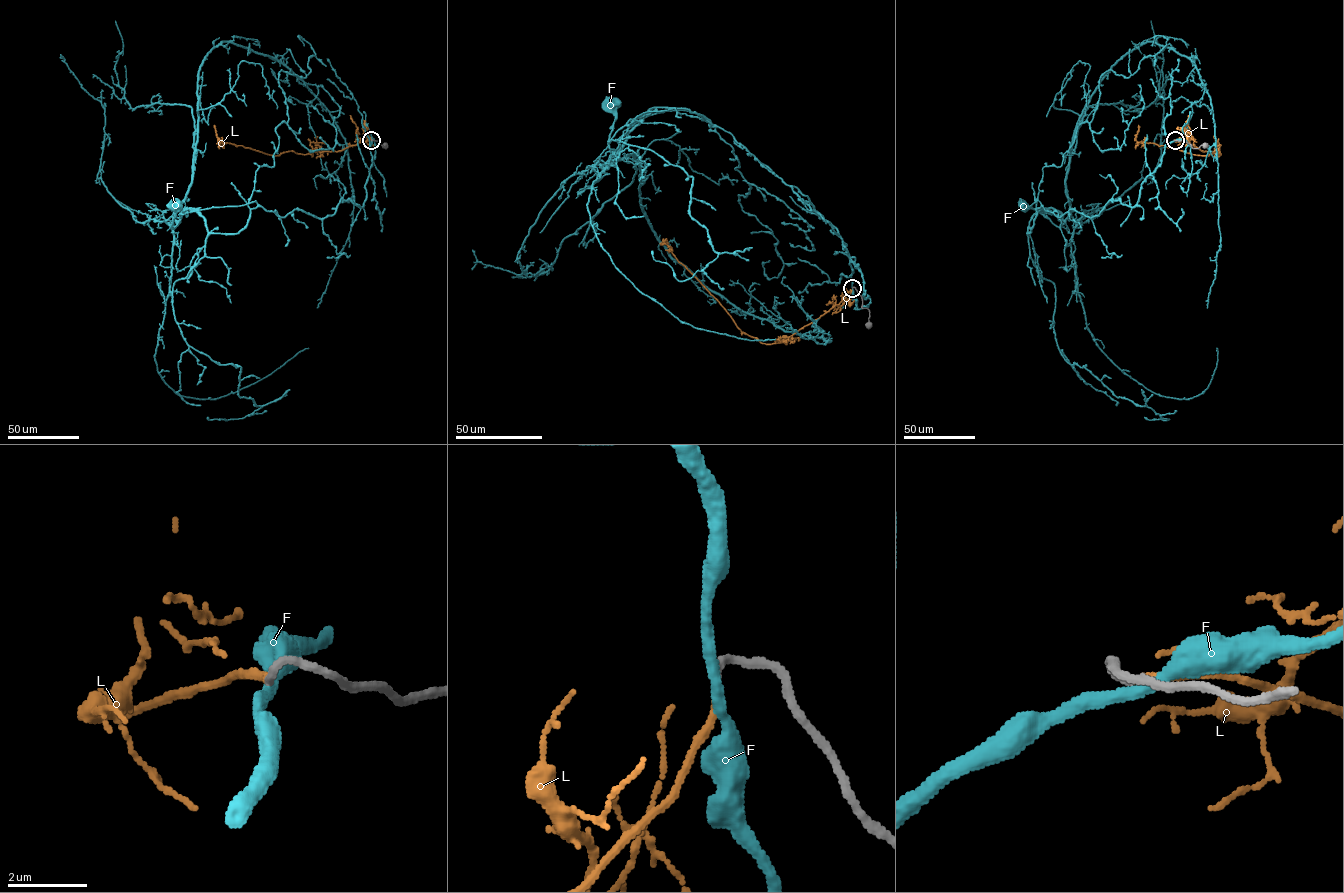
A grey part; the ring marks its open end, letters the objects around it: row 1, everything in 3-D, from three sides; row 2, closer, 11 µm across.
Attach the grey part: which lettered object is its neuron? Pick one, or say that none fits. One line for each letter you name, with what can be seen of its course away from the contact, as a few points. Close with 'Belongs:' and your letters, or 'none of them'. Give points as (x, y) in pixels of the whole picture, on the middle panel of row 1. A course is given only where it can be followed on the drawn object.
L: via (852, 288), (838, 304), (785, 341), (763, 343), (737, 327), (723, 307), (678, 261), (664, 240), (659, 244)
Belongs: L

